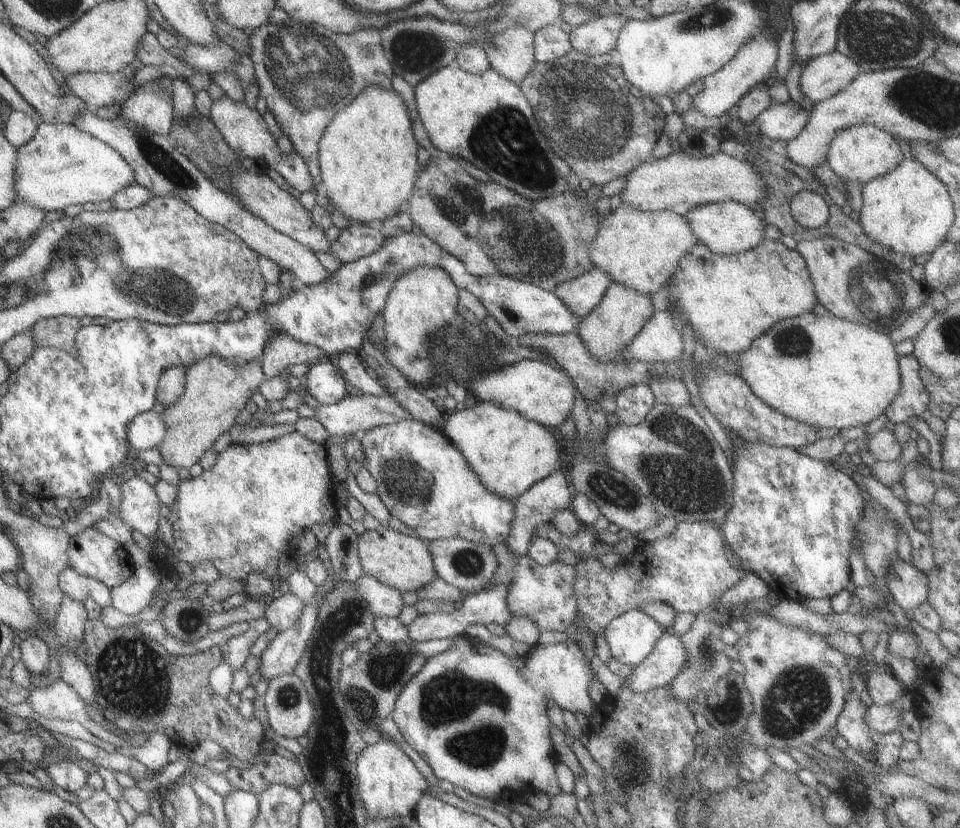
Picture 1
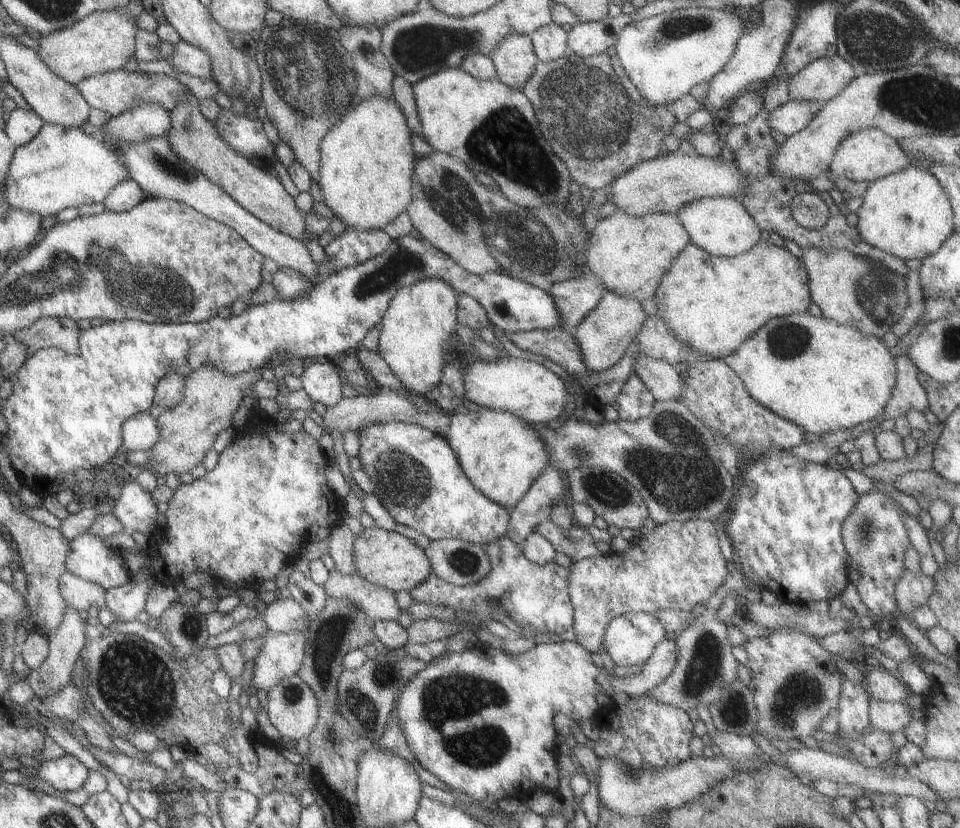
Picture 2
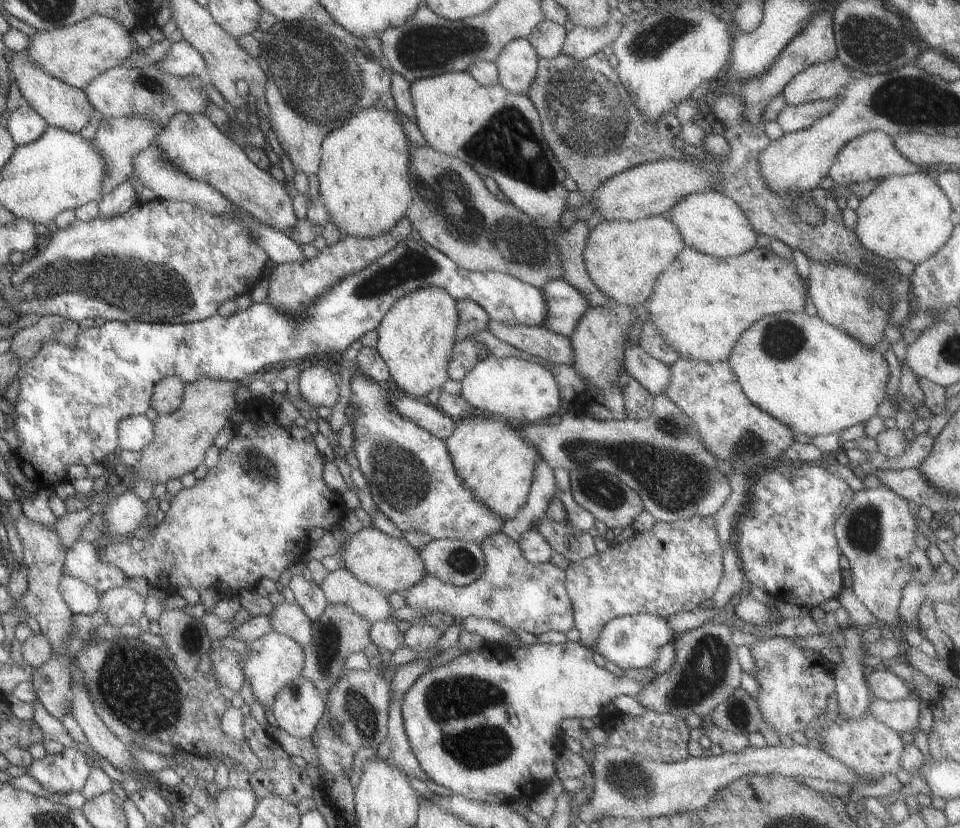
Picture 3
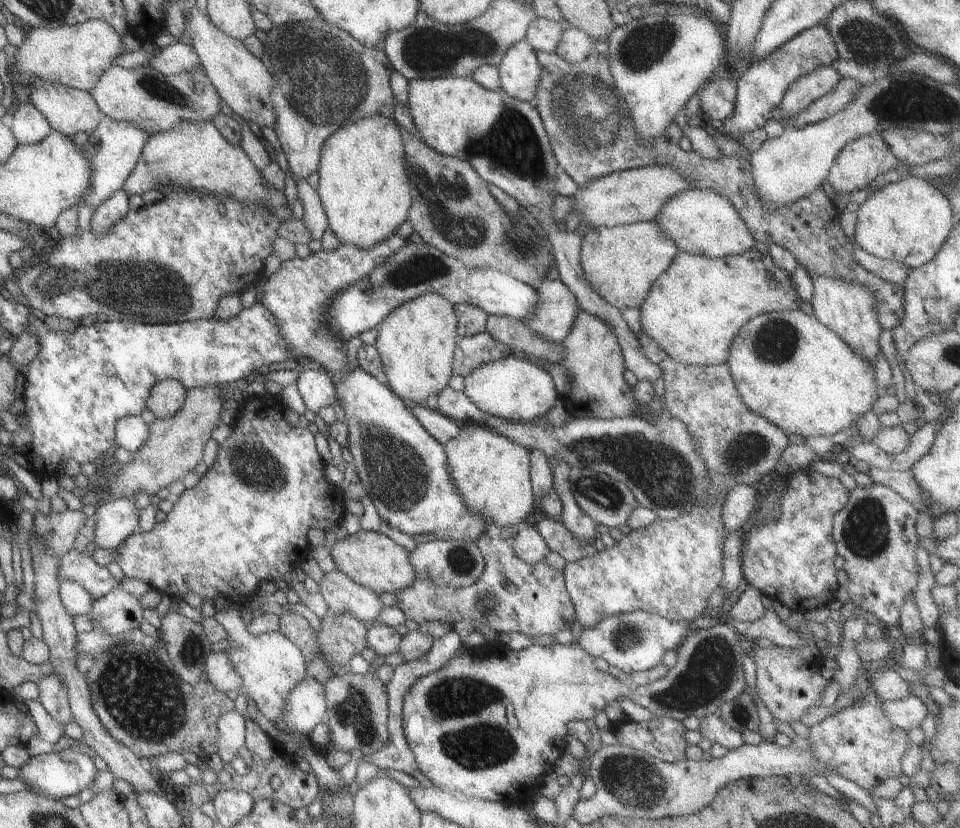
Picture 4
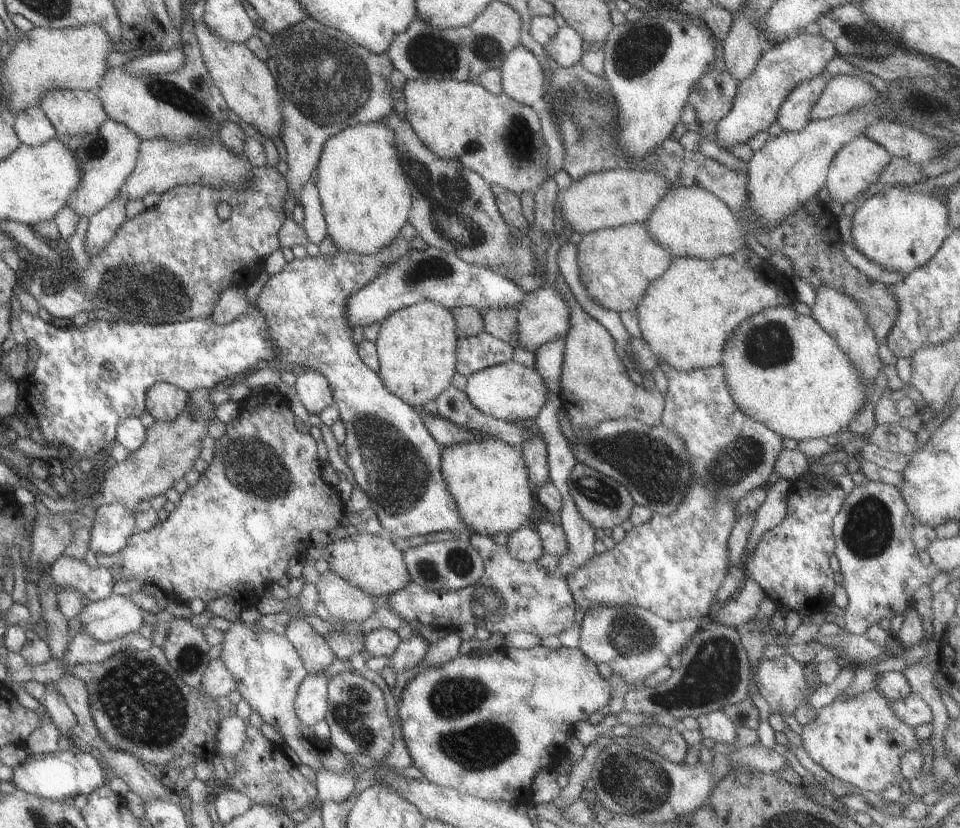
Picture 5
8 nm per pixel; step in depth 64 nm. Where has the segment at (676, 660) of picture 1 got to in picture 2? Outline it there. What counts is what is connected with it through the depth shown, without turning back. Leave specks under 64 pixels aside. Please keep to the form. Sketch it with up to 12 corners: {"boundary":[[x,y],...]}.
{"boundary":[[575,641],[479,643],[426,663],[393,716],[449,789],[498,801],[558,786],[553,716],[595,719],[639,674]]}

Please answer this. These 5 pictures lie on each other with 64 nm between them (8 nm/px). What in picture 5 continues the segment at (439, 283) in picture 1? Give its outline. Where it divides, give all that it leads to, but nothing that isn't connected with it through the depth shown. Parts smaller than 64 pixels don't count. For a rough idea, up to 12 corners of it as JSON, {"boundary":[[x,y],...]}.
{"boundary":[[421,300],[380,321],[385,390],[422,408],[450,385],[455,321]]}

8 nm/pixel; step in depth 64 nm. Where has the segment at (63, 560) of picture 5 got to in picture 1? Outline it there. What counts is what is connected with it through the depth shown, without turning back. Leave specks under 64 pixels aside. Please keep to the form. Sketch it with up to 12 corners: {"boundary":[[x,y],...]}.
{"boundary":[[93,527],[70,537],[67,566],[108,589],[134,567]]}

